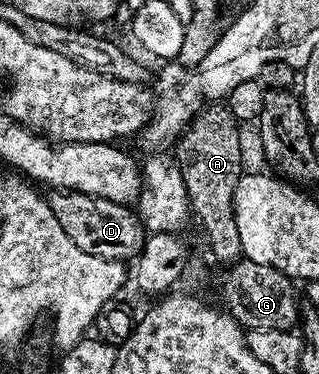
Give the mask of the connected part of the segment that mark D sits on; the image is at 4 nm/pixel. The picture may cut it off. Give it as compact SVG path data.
M57 188L47 193L46 199L64 232L68 233L69 239L82 252L99 256L100 259L125 263L137 259L142 253L146 229L141 218L129 205L93 197L78 190L62 191Z

